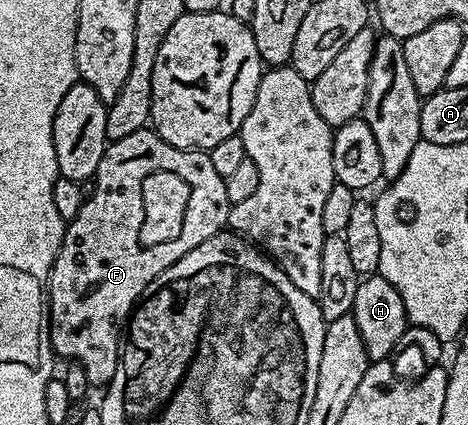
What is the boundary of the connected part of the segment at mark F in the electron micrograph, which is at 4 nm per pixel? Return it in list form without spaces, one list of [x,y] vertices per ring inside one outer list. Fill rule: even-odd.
[[[152,128],[110,141],[92,178],[95,193],[67,223],[53,267],[49,269],[47,313],[54,355],[58,359],[70,358],[70,363],[81,366],[90,386],[105,388],[115,376],[123,349],[123,331],[147,284],[187,256],[187,252],[199,248],[203,240],[222,233],[229,220],[230,205],[225,179],[215,172],[206,151],[175,148]],[[159,168],[161,174],[171,176],[179,170],[193,184],[193,206],[183,238],[177,244],[149,248],[149,244],[141,246],[147,218],[143,200],[139,198],[139,224],[133,224],[133,206],[129,210],[127,204],[133,204],[133,190],[139,190],[151,178],[149,174],[157,176]]]

